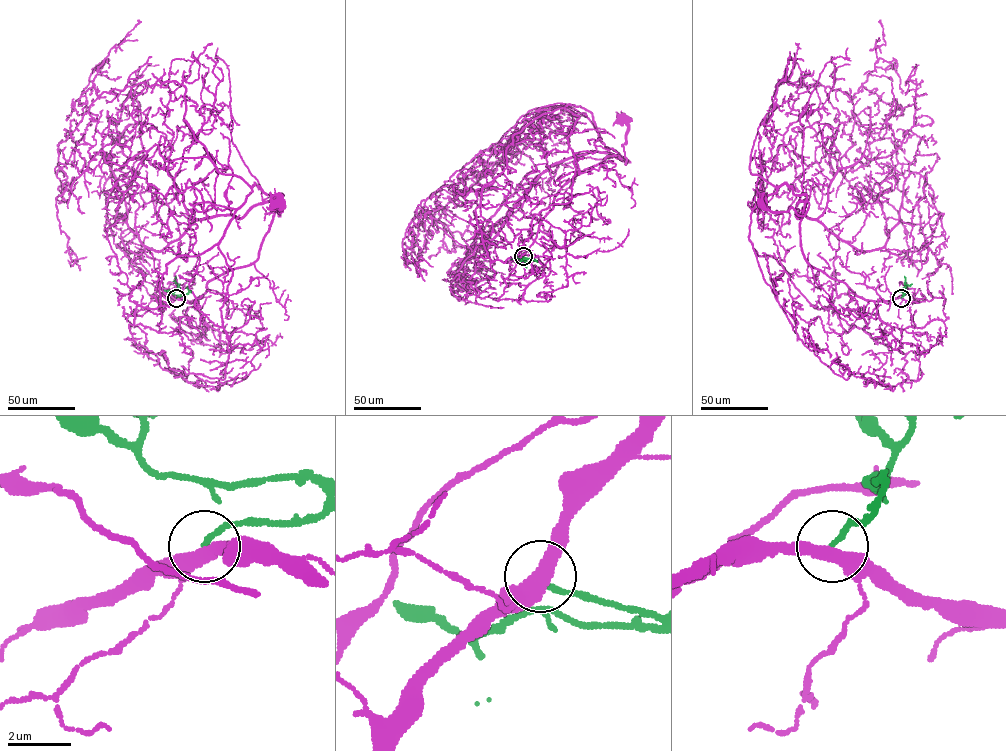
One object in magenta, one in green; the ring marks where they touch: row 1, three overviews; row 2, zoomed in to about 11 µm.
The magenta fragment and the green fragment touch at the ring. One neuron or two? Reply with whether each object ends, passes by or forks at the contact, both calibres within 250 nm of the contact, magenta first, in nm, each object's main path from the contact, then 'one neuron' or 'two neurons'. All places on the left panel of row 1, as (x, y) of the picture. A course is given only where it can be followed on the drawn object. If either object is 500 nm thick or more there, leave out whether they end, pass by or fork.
magenta passes by | green ends | 440/170 nm | magenta via (176, 298), (194, 300), (205, 292), (208, 282), (252, 263), (279, 201), (280, 216), (277, 202) | green via (176, 298), (181, 296), (174, 294), (178, 285), (176, 276) | two neurons

